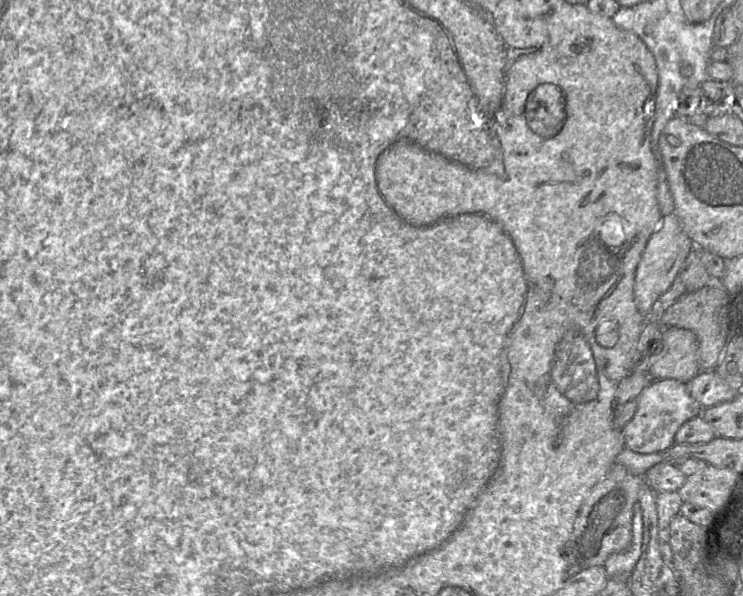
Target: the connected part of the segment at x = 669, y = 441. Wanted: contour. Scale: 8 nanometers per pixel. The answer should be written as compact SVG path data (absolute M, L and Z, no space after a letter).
M676 379L652 380L637 397L637 409L622 434L625 446L640 454L665 451L674 445L674 436L688 420L701 414L703 408L690 395L687 383Z

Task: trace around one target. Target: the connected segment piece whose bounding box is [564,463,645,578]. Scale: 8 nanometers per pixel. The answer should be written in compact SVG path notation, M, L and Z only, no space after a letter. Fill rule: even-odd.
M614 463L606 476L596 484L578 513L573 533L564 548L568 578L581 571L604 566L607 558L626 550L632 541L632 518L645 476L632 474L625 466Z

